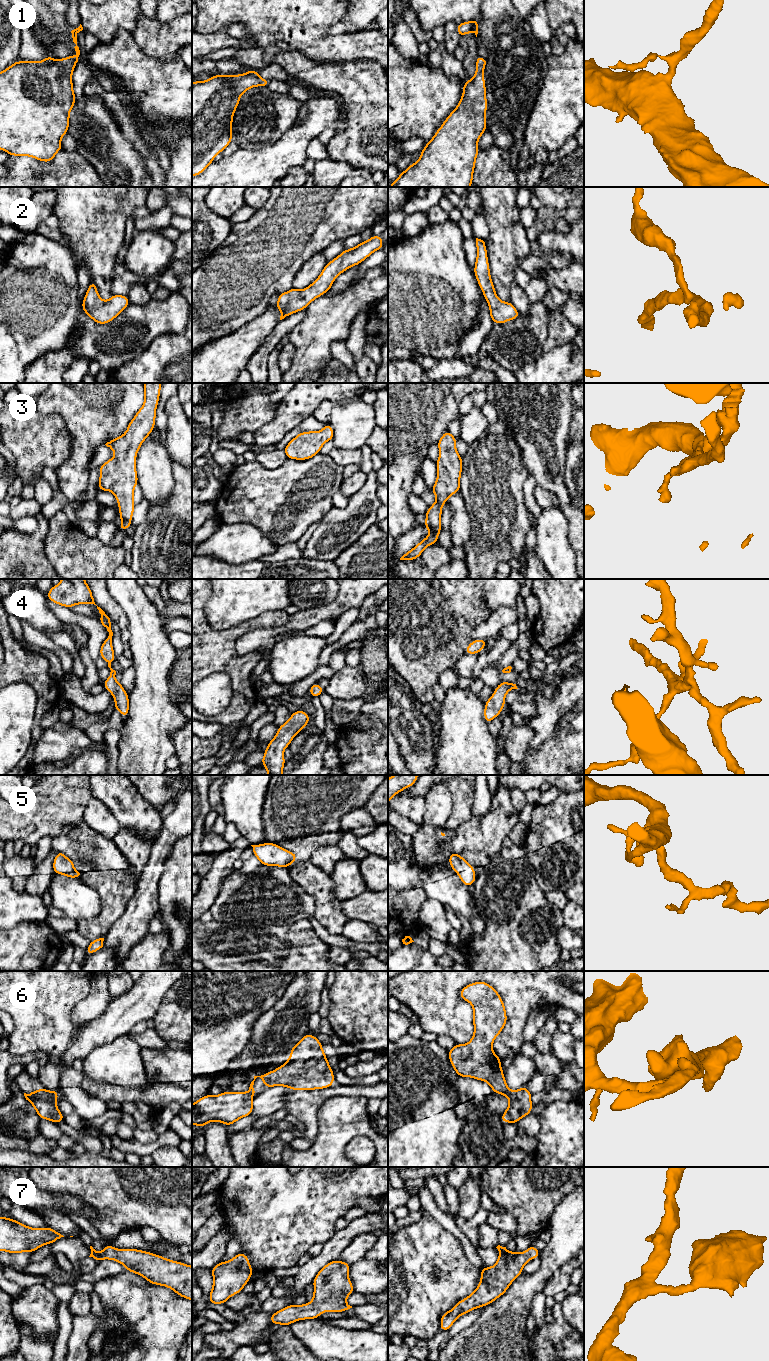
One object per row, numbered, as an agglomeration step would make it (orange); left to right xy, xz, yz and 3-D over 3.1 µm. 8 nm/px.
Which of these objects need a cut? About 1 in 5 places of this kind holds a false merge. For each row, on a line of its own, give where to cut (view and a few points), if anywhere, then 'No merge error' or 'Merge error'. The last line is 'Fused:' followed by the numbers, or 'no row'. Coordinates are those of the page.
1: No split. No merge error
2: No split. No merge error
3: No split. No merge error
4: No split. No merge error
5: No split. No merge error
6: Split along yz (511, 1091), (508, 1097). Merge error
7: No split. No merge error
Fused: 6

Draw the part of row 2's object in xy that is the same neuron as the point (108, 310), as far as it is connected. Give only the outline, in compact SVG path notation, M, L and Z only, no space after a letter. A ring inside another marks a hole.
M91 281L82 301L82 310L96 323L103 325L115 319L129 304L126 295L112 295L109 300L102 300L96 283Z

